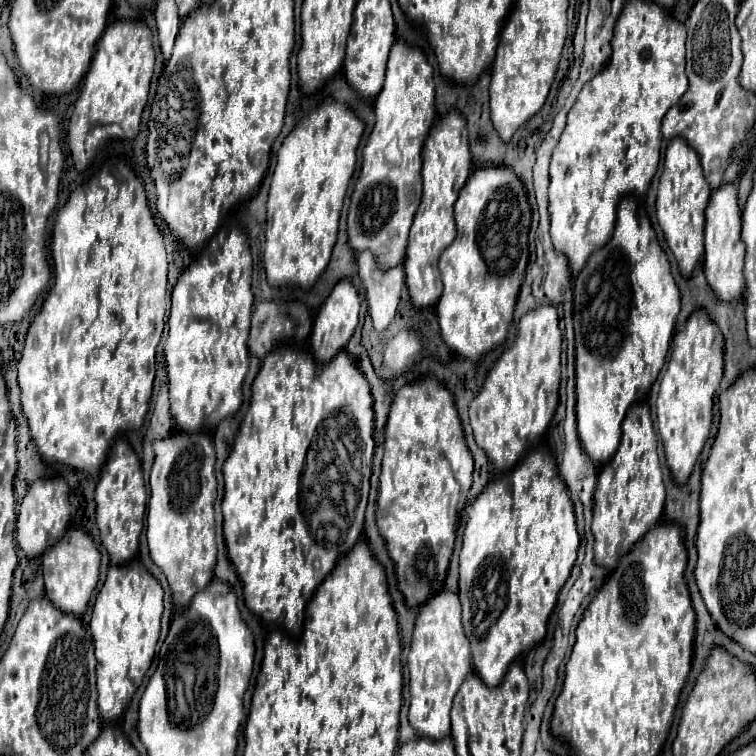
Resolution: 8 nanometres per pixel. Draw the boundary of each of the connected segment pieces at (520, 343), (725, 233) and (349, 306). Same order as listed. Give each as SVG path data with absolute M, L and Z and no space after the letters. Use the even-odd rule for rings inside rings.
M543 304L519 320L519 332L509 350L487 372L479 394L469 404L475 442L485 450L495 470L513 468L541 438L555 414L561 382L561 332L557 308Z
M723 184L713 190L709 204L705 208L705 254L703 272L709 286L721 300L737 300L745 288L743 278L743 256L745 244L741 240L741 208L737 198L737 184Z
M351 278L339 280L315 318L315 326L311 332L313 356L317 356L321 362L329 362L337 354L337 350L345 348L345 344L349 342L349 336L353 336L357 322L359 322L359 304L361 304L361 298L359 298L359 292L357 292L355 284L351 282Z

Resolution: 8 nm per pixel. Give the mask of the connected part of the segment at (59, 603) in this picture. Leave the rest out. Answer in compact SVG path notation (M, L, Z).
M69 528L63 538L59 538L47 552L41 556L43 560L43 578L45 578L45 596L53 602L53 606L61 608L61 612L69 612L81 616L87 608L87 602L99 582L99 550L91 536L83 530Z

